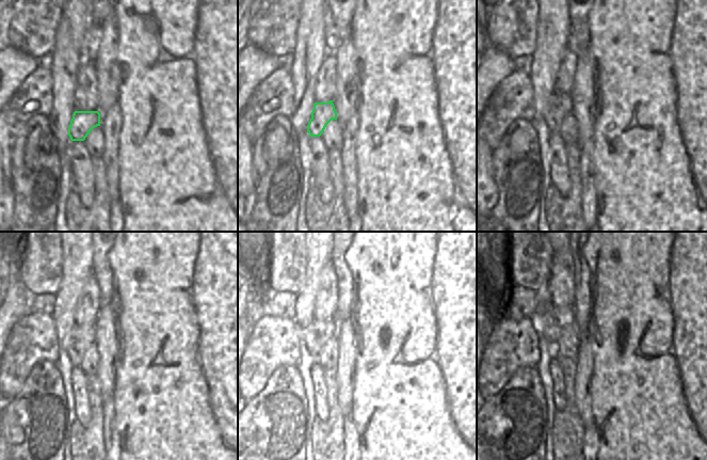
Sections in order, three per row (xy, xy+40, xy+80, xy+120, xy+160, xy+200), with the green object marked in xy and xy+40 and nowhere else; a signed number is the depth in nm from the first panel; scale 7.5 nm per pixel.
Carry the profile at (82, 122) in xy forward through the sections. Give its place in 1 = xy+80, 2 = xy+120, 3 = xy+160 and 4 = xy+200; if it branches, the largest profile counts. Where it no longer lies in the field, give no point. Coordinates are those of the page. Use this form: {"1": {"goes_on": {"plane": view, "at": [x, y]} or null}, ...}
{"1": {"goes_on": {"plane": "xy+80", "at": [559, 106]}}, "2": {"goes_on": {"plane": "xy+120", "at": [79, 338]}}, "3": {"goes_on": {"plane": "xy+160", "at": [315, 336]}}, "4": {"goes_on": {"plane": "xy+200", "at": [553, 319]}}}

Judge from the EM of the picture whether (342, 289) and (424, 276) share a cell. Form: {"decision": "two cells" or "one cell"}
{"decision": "two cells"}

